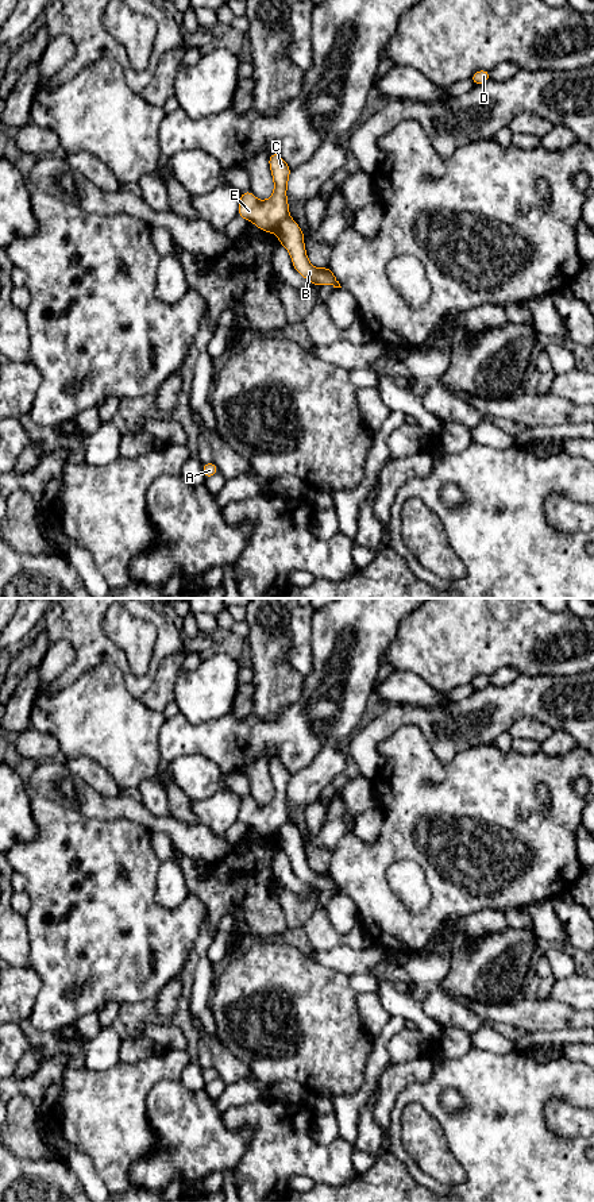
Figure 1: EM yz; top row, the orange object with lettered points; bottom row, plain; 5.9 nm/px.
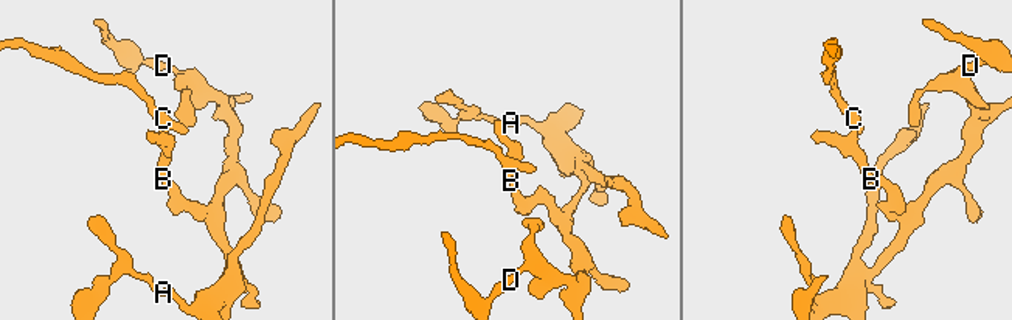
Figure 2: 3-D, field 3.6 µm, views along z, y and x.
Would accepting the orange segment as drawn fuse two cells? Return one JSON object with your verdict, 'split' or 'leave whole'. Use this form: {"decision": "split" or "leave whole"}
{"decision": "split"}

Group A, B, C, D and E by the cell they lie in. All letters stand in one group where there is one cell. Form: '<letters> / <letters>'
A B D / C E

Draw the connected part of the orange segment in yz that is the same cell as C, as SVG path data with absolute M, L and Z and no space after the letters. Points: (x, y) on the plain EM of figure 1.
M279 759L269 760L269 770L274 785L274 798L270 804L259 806L251 795L240 800L238 821L250 825L267 839L278 837L279 828L289 821L286 804L290 773Z

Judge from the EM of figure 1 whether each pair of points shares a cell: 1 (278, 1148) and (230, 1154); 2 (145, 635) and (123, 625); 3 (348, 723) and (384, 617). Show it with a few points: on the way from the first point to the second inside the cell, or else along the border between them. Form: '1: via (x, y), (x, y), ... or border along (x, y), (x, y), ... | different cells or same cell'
1: border along (251, 1125), (254, 1132), (250, 1145), (234, 1168) | different cells
2: via (139, 635), (132, 635), (128, 631) | same cell
3: via (354, 697), (357, 673), (369, 643) | same cell

